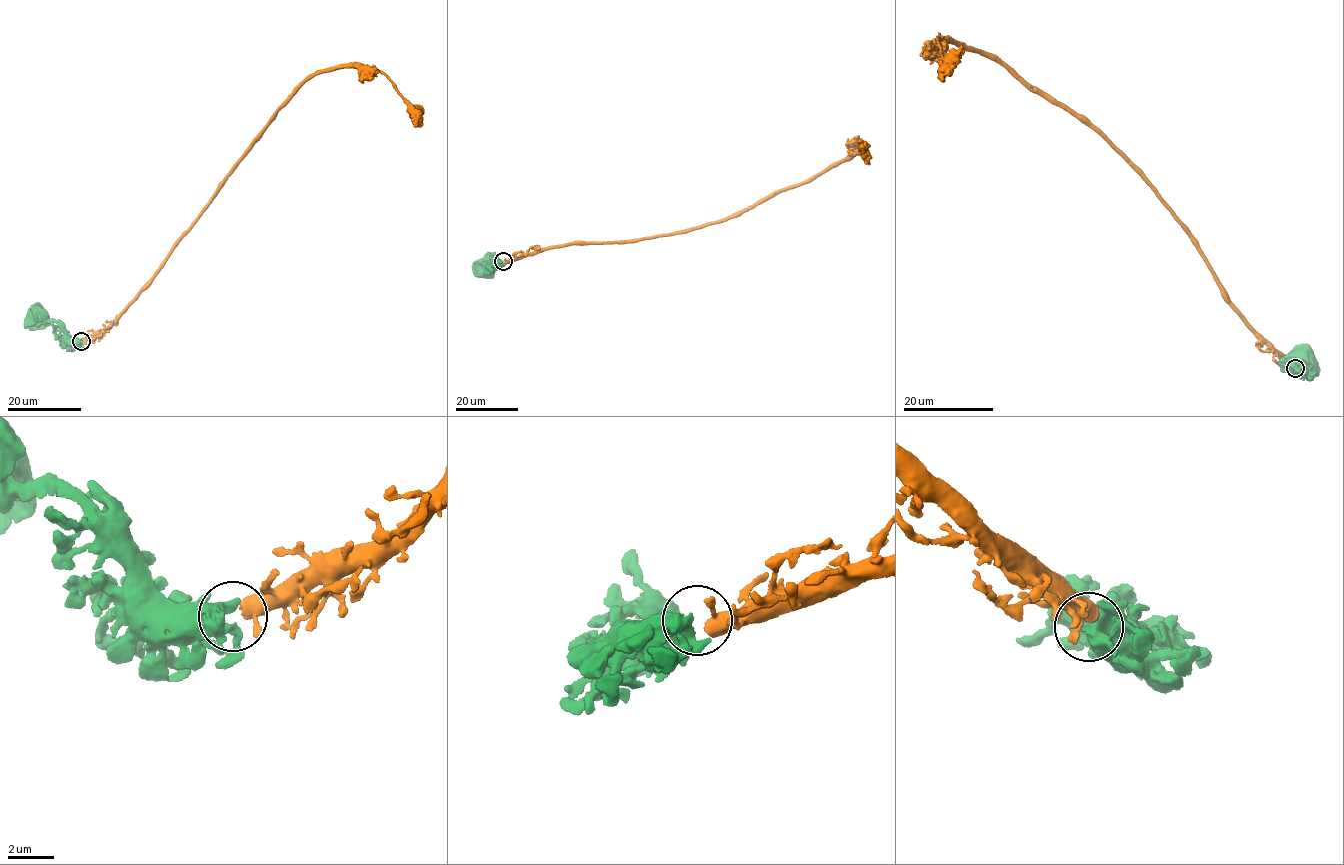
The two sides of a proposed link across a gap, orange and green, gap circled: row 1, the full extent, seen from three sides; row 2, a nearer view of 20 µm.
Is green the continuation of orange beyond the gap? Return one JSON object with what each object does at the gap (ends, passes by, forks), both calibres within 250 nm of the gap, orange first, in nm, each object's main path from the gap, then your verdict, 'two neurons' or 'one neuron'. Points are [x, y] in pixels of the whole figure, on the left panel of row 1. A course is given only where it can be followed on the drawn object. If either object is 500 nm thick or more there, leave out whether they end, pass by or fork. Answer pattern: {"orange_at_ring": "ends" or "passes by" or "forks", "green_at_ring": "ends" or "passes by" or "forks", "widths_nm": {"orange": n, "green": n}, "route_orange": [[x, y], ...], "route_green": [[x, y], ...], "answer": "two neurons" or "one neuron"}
{"orange_at_ring": "passes by", "green_at_ring": "forks", "widths_nm": {"orange": 440, "green": 380}, "route_orange": [[83, 340], [109, 330], [148, 287], [253, 143], [305, 80], [358, 63], [374, 67], [393, 84], [417, 125]], "route_green": [[80, 340], [73, 341], [55, 321], [48, 322], [38, 317]], "answer": "two neurons"}

